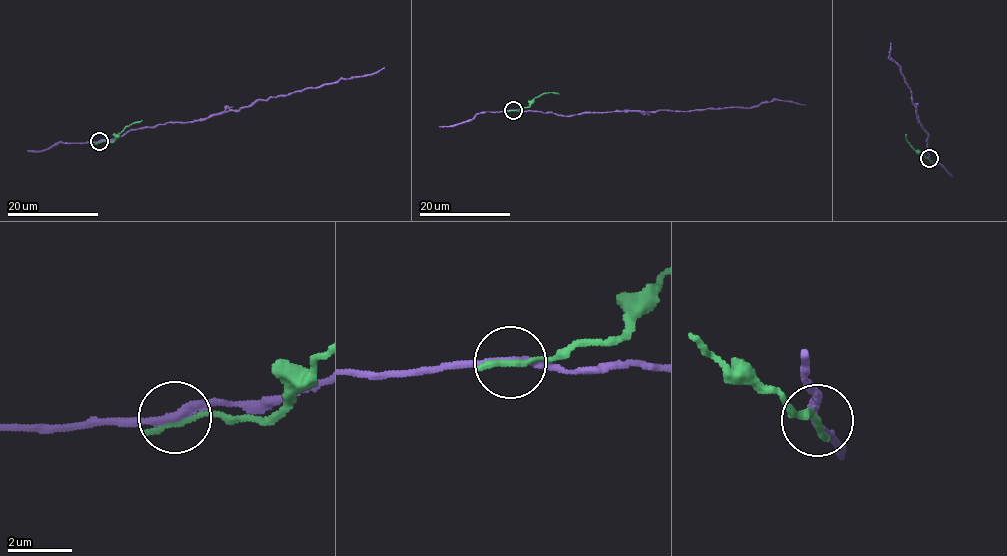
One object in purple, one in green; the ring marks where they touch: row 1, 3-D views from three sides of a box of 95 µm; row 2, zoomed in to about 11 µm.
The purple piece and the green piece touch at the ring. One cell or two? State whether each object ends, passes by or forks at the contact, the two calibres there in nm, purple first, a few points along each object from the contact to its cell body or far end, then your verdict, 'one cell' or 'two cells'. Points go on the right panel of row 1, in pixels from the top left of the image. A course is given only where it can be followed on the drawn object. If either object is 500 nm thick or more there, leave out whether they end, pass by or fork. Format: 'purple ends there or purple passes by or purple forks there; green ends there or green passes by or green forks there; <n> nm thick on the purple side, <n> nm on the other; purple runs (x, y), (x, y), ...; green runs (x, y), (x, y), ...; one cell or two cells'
purple passes by; green ends there; 220 nm thick on the purple side, 220 nm on the other; purple runs (929, 159), (928, 136), (919, 122), (911, 92), (899, 67), (888, 56), (890, 42); green runs (929, 159), (909, 143), (906, 134); two cells

